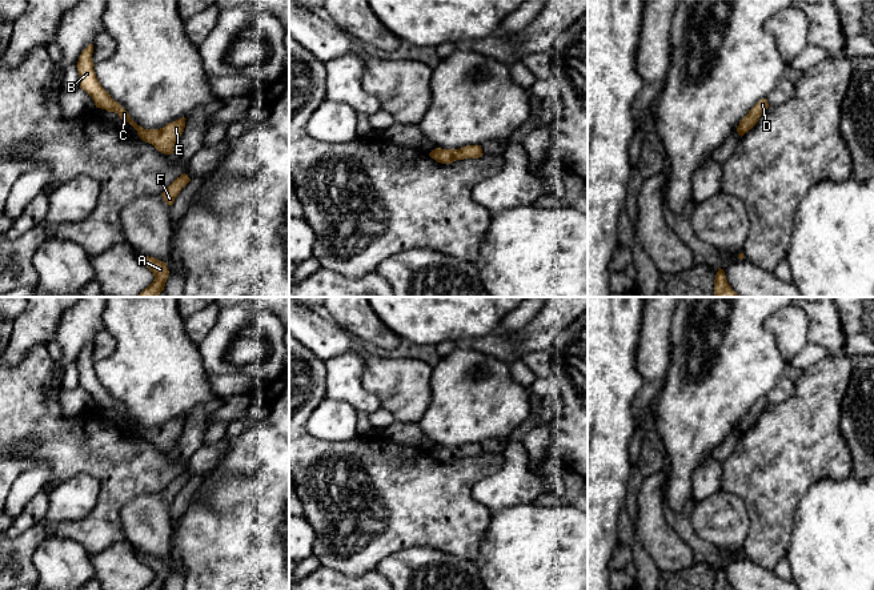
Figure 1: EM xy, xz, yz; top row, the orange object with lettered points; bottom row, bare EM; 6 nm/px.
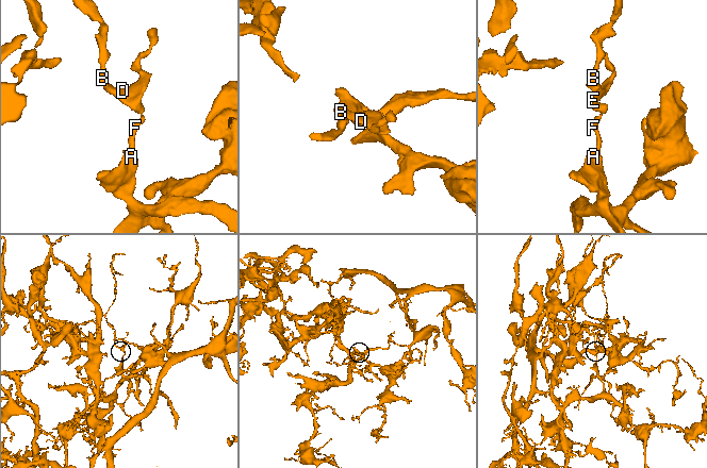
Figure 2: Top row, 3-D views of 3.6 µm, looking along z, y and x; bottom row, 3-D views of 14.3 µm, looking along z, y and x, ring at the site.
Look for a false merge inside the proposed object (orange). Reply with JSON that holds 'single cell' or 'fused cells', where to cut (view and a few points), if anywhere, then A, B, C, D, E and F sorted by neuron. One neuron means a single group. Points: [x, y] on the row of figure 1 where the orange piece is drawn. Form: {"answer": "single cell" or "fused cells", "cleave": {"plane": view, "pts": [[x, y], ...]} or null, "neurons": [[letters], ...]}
{"answer": "single cell", "cleave": null, "neurons": [["A", "B", "C", "D", "E", "F"]]}

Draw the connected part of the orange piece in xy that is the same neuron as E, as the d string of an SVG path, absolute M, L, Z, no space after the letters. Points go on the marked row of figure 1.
M89 44L79 57L76 67L80 77L80 88L92 97L96 108L117 113L121 120L129 123L137 131L143 141L152 144L161 153L172 154L184 132L187 119L181 117L160 129L144 129L137 125L129 113L99 83L93 69L92 53L93 44Z

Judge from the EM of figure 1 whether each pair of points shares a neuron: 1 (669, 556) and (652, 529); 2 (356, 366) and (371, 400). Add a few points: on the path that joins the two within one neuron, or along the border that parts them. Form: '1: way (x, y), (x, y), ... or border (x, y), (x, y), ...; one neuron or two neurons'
1: way (666, 549), (656, 536); one neuron
2: way (356, 374), (356, 386), (363, 393); one neuron

